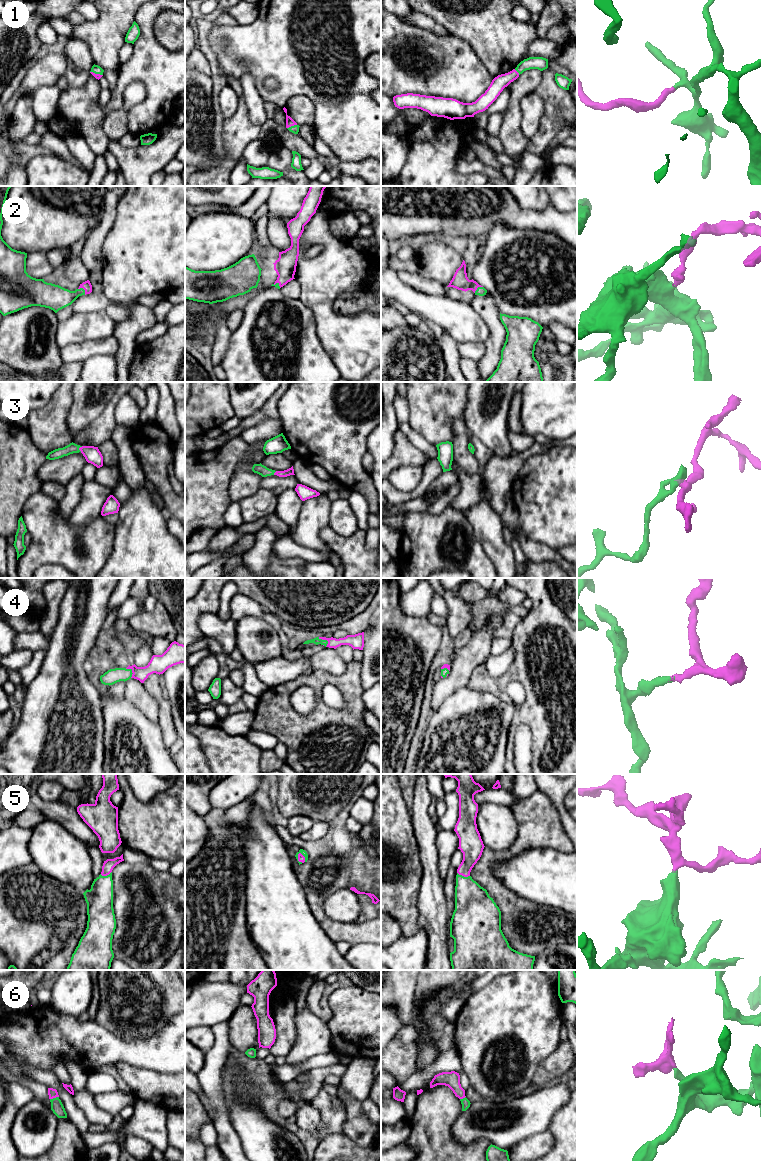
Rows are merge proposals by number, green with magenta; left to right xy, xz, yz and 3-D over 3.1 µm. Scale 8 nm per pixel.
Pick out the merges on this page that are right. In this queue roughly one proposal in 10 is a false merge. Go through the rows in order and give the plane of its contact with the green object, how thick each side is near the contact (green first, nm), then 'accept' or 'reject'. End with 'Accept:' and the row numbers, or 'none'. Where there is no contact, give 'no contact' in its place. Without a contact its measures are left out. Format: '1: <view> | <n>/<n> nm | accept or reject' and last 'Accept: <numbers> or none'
1: xz | 70/70 nm | accept
2: xy | 200/70 nm | accept
3: xy | 80/130 nm | accept
4: xz | 50/120 nm | accept
5: yz | 300/180 nm | accept
6: xy | 100/70 nm | accept
Accept: 1, 2, 3, 4, 5, 6

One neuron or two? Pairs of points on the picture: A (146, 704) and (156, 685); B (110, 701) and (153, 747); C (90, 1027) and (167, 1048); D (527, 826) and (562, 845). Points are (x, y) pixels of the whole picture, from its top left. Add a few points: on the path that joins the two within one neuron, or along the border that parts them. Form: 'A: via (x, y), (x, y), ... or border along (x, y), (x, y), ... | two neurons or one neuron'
A: border along (142, 683), (151, 694), (158, 696) | two neurons
B: via (119, 712), (142, 736) | one neuron
C: via (109, 1045), (112, 1048), (148, 1048) | one neuron
D: via (536, 826), (541, 827), (553, 836) | one neuron

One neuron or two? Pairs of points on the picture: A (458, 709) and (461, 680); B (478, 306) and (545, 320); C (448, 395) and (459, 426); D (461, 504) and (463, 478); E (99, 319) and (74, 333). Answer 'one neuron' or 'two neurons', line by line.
A: two neurons
B: two neurons
C: two neurons
D: one neuron
E: one neuron

